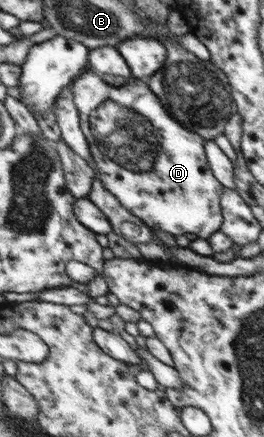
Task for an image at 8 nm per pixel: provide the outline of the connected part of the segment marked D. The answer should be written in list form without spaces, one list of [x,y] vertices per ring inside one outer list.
[[[86,69],[71,83],[81,130],[89,143],[93,162],[97,165],[97,177],[128,211],[149,228],[161,229],[173,236],[188,235],[207,240],[220,229],[223,222],[220,200],[224,187],[208,165],[205,139],[178,124],[158,96],[146,85],[146,81],[135,78],[120,87],[114,87],[92,69]]]

